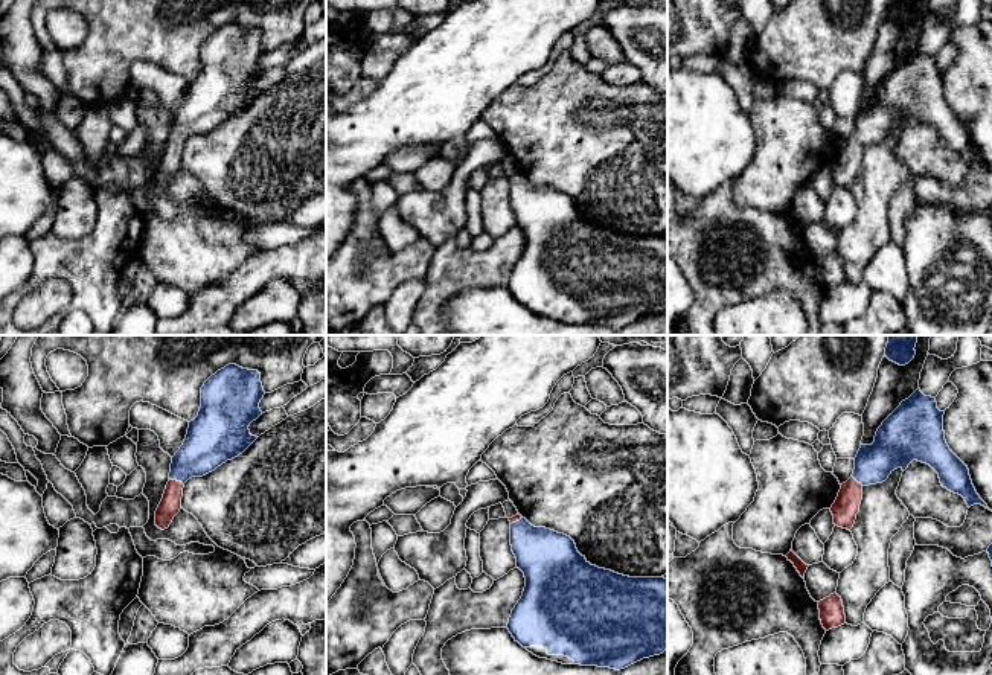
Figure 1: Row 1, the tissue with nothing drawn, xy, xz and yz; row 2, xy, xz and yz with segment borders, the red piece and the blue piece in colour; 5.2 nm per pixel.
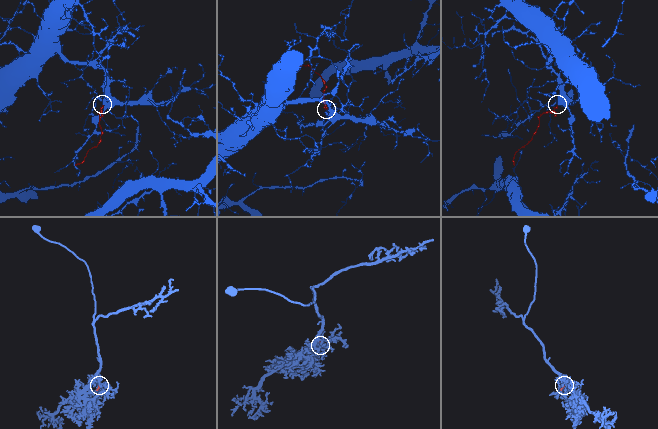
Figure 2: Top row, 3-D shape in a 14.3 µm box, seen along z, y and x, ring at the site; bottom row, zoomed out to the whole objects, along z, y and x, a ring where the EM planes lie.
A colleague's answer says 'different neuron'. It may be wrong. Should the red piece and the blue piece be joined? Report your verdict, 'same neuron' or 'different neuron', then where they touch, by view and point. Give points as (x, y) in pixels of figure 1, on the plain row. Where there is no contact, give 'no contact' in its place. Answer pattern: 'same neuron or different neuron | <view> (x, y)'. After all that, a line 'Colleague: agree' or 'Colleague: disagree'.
same neuron | xy (176, 139)
Colleague: disagree

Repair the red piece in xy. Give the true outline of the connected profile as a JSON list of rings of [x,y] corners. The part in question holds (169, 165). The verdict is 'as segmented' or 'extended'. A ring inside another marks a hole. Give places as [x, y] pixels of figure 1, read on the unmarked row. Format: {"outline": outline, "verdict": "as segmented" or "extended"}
{"outline": [[[236,23],[226,24],[204,41],[198,75],[189,81],[186,98],[172,116],[169,140],[155,169],[155,184],[158,187],[168,187],[180,171],[183,146],[189,137],[215,130],[227,119],[242,113],[258,98],[250,93],[248,84],[262,73],[259,61],[264,53],[261,32]]], "verdict": "extended"}

